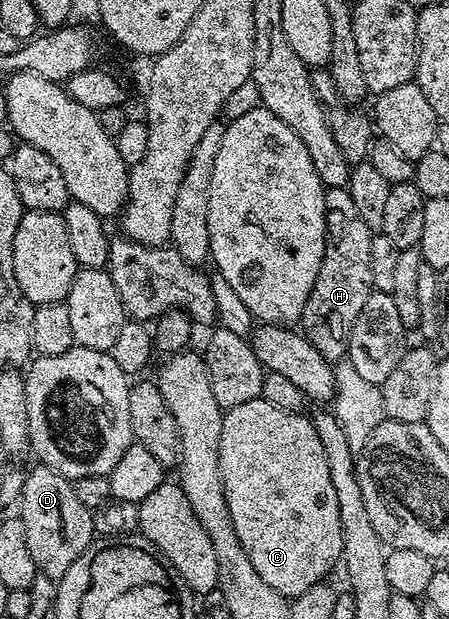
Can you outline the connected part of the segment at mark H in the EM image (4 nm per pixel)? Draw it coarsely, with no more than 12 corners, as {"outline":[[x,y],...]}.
{"outline":[[324,191],[324,255],[302,333],[331,364],[374,291],[373,233]]}

